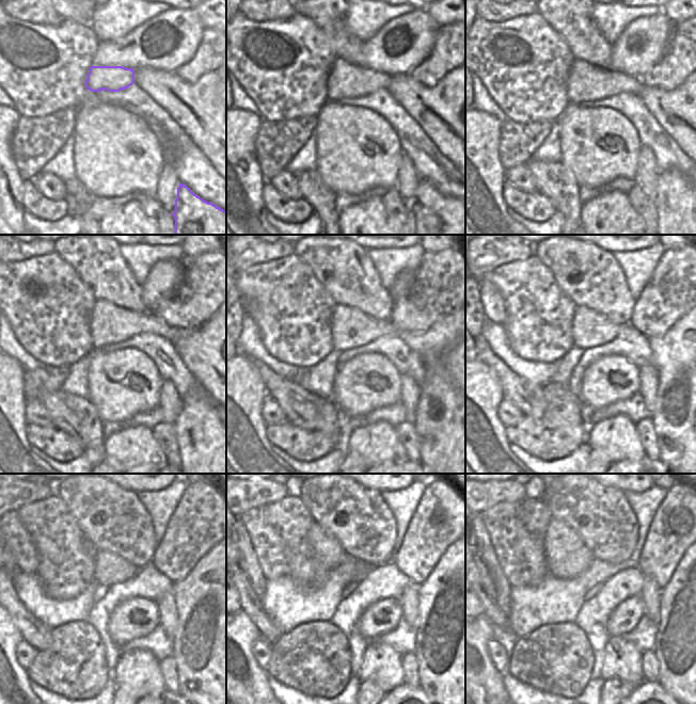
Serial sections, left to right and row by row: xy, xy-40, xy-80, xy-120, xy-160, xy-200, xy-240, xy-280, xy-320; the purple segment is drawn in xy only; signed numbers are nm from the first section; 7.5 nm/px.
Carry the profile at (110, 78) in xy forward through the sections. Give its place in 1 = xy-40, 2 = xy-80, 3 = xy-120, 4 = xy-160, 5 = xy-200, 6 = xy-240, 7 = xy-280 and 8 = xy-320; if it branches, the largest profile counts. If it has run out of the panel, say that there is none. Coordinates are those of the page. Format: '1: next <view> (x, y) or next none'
1: next xy-40 (345, 80)
2: next xy-80 (586, 82)
3: next xy-120 (109, 323)
4: next xy-160 (443, 422)
5: next xy-200 (682, 416)
6: next xy-240 (204, 642)
7: next xy-280 (443, 650)
8: next xy-320 (682, 642)

